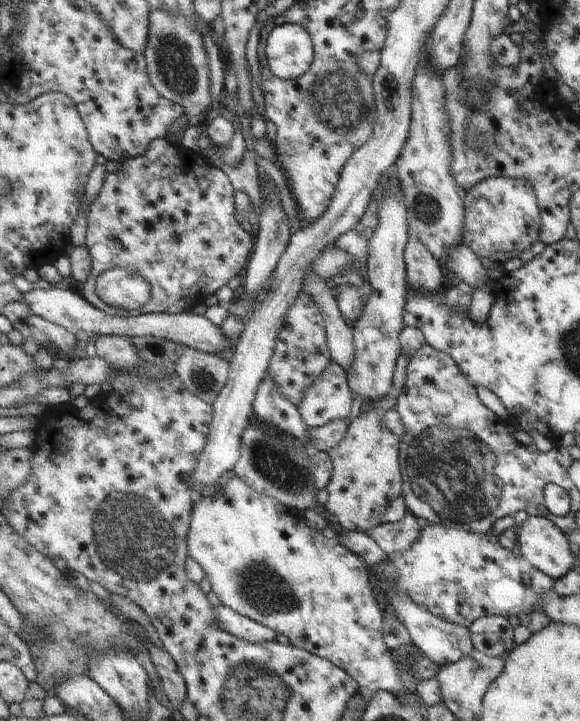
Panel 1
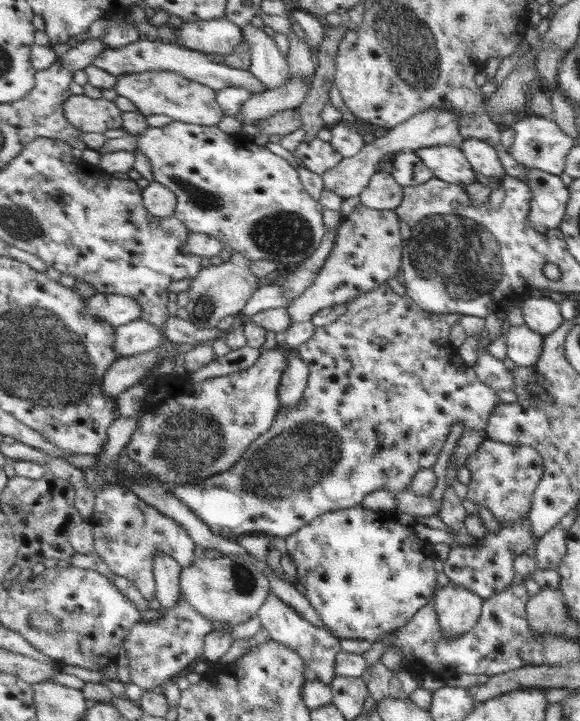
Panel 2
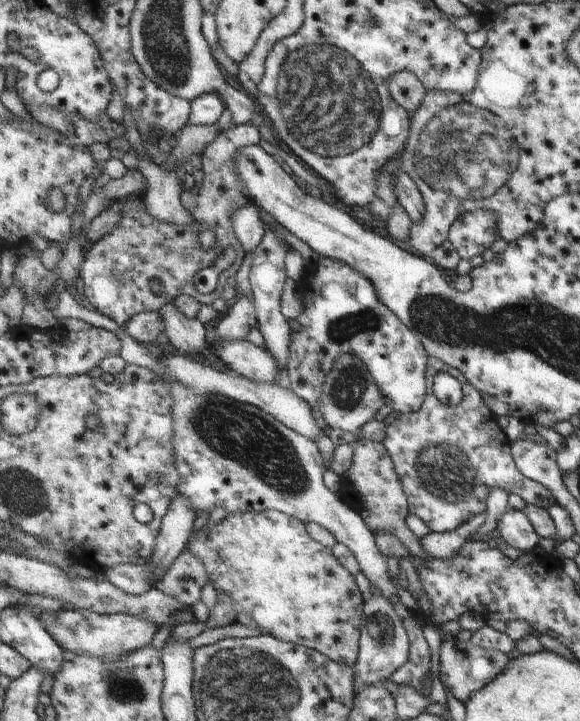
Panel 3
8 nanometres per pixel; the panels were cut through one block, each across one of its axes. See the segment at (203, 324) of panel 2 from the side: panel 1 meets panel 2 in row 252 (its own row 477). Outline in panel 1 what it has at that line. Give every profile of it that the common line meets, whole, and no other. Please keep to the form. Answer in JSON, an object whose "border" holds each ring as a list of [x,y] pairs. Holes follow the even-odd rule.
{"border":[[[240,476],[229,480],[226,490],[215,492],[213,496],[196,495],[192,514],[192,532],[188,536],[189,556],[194,558],[205,569],[206,578],[211,584],[211,590],[221,600],[222,605],[231,608],[235,612],[249,617],[258,623],[264,624],[275,630],[277,634],[286,636],[291,644],[311,652],[311,654],[329,659],[337,666],[343,667],[360,684],[361,691],[373,694],[378,690],[386,690],[396,695],[406,695],[409,690],[403,684],[397,665],[393,660],[392,649],[383,640],[383,616],[385,609],[381,608],[370,581],[367,563],[359,556],[350,552],[339,544],[336,538],[328,539],[321,531],[317,532],[309,528],[303,520],[302,513],[291,510],[277,498],[265,493],[257,492],[248,482]]]}

